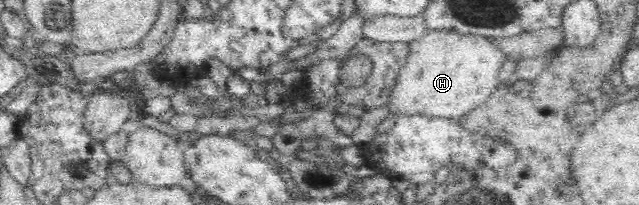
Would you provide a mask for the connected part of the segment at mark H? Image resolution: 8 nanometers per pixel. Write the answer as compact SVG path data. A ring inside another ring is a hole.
M427 30L425 37L410 43L406 62L398 71L396 82L388 103L393 115L444 116L445 119L459 119L483 103L487 103L499 85L504 55L491 45L490 38L476 35L461 35L455 31Z

